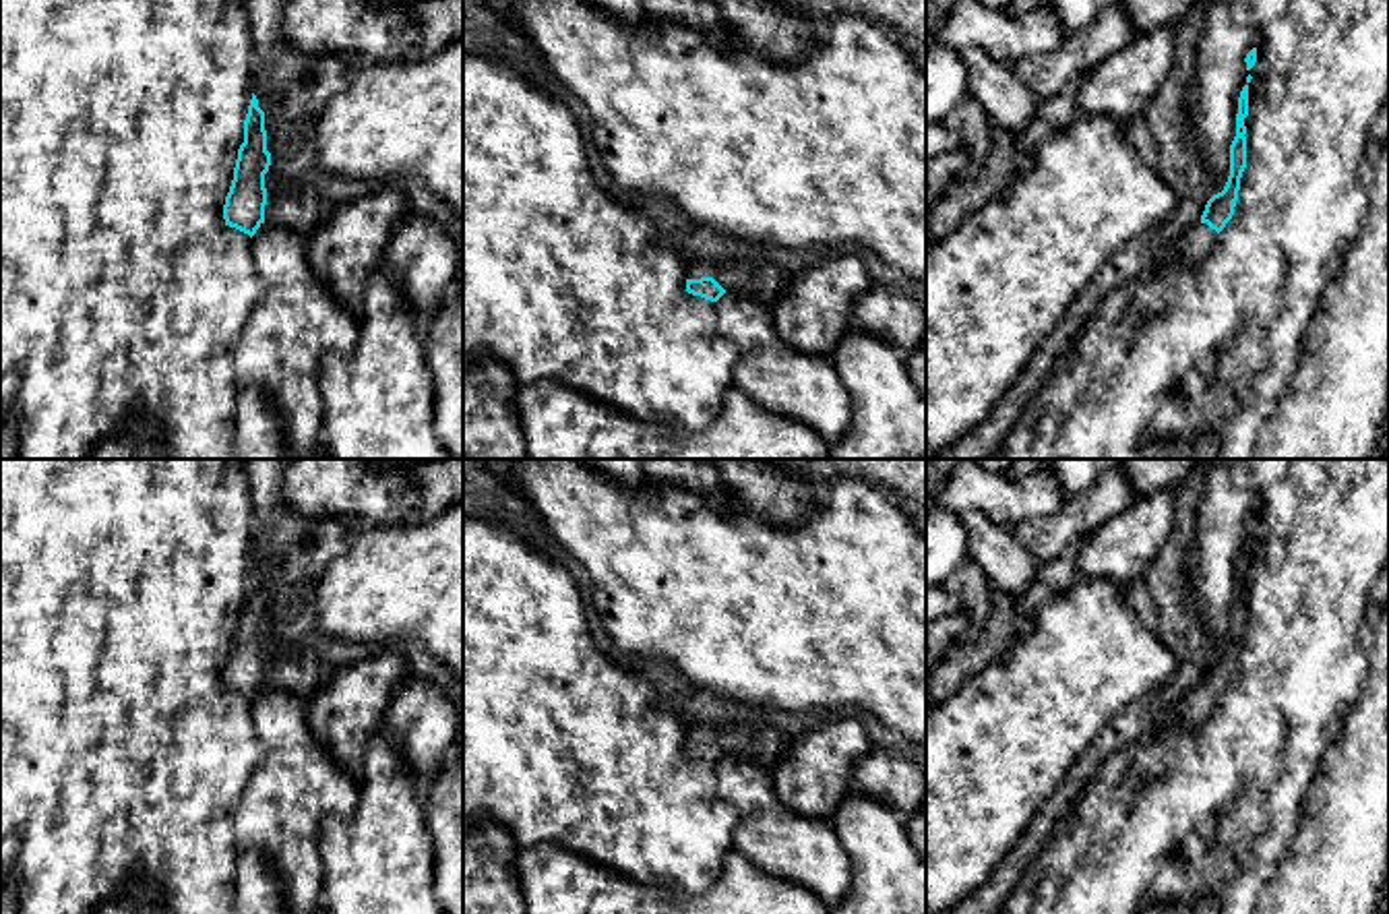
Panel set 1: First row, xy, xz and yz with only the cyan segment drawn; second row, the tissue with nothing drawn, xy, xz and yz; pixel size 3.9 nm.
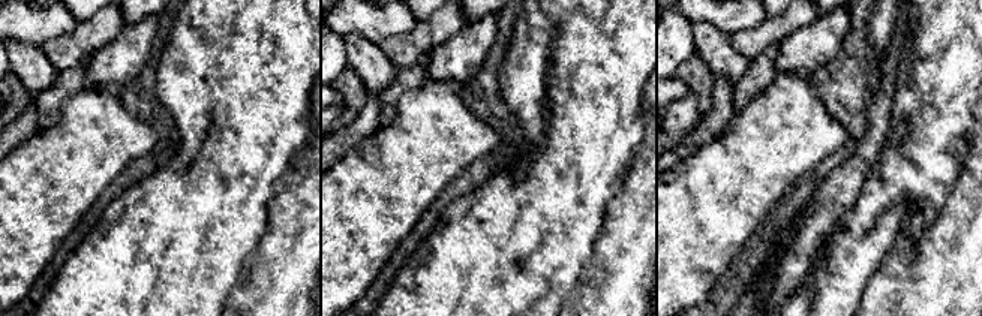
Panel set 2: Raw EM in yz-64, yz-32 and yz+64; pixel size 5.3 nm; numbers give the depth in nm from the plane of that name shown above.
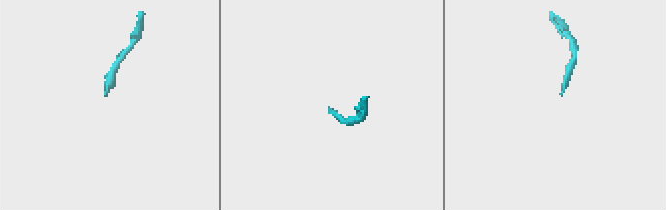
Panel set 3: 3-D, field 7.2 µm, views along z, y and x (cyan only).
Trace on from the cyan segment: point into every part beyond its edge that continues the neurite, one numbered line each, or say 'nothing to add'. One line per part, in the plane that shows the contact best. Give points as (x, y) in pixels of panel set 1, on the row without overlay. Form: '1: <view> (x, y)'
1: xz (755, 741)

